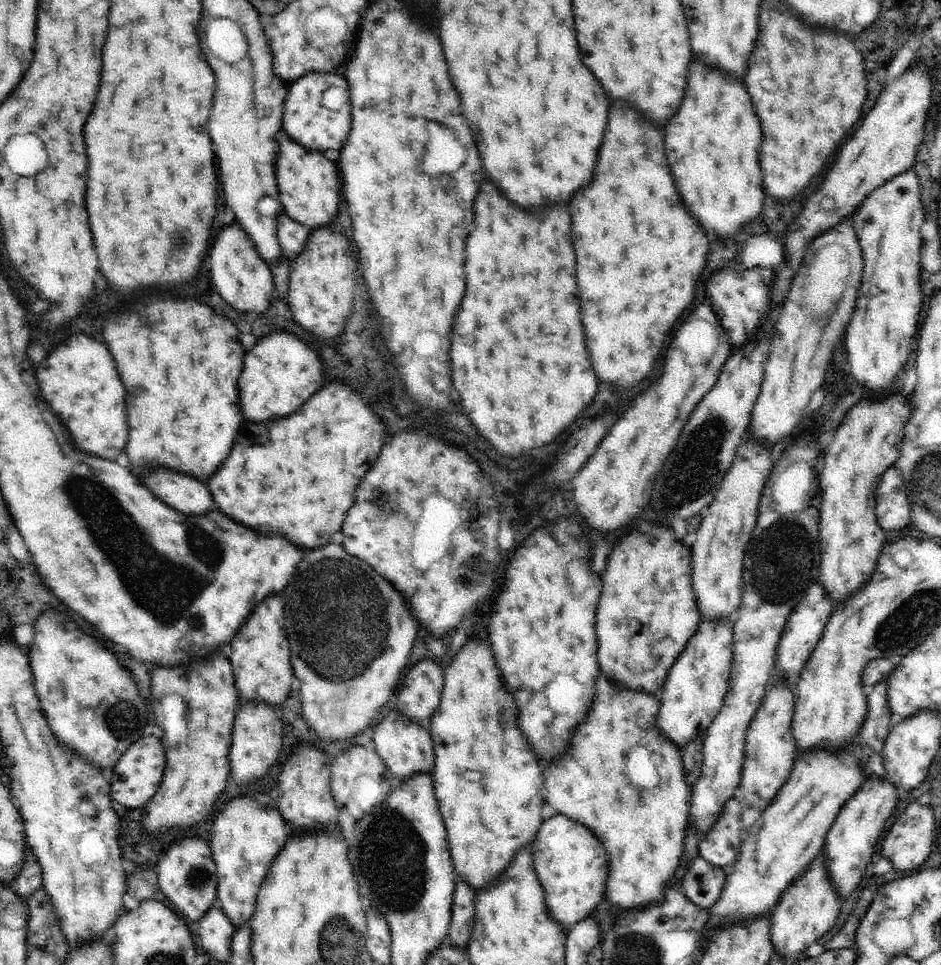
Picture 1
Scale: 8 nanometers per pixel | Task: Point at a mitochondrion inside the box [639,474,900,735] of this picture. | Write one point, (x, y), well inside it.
(792, 540)

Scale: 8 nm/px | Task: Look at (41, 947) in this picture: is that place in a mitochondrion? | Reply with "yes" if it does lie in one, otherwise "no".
yes

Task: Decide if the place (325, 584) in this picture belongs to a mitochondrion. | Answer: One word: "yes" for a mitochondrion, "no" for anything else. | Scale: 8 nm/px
yes

